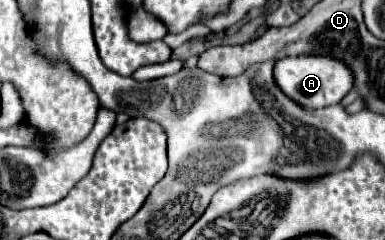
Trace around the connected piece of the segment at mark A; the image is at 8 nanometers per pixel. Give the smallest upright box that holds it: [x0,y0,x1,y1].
[275,55,353,109]

